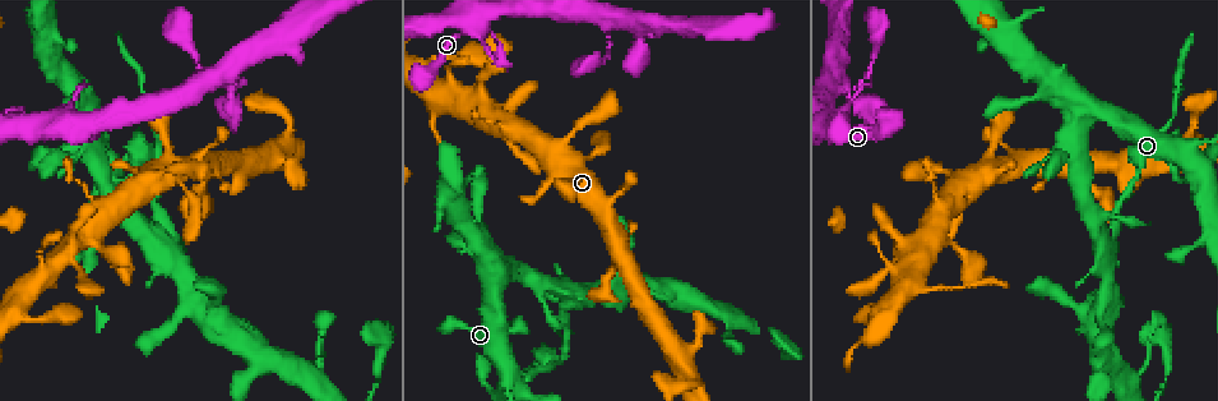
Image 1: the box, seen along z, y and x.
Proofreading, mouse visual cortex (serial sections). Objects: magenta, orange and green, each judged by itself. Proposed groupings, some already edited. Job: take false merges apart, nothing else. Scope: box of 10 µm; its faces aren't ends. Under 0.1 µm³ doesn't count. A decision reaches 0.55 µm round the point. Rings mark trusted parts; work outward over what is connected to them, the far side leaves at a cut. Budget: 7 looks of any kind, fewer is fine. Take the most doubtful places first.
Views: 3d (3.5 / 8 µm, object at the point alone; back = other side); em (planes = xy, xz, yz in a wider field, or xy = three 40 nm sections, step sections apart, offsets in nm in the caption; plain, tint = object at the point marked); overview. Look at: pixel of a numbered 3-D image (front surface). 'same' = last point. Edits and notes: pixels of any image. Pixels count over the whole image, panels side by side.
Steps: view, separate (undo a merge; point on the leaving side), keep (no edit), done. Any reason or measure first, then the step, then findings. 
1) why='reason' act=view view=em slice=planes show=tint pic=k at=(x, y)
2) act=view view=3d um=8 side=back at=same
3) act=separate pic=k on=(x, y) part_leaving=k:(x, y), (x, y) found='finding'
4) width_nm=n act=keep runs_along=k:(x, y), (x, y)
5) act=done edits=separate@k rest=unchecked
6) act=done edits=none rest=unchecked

why='sharp bend' act=view view=3d um=3.5 pic=1 at=(834, 87)

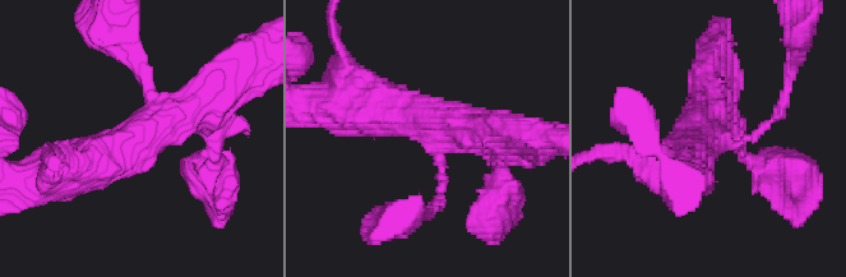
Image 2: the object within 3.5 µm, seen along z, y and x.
arms=3 arm_widths_nm=150,500,600 act=view view=em slice=xy step=5 show=tint pic=2 at=(151, 141)

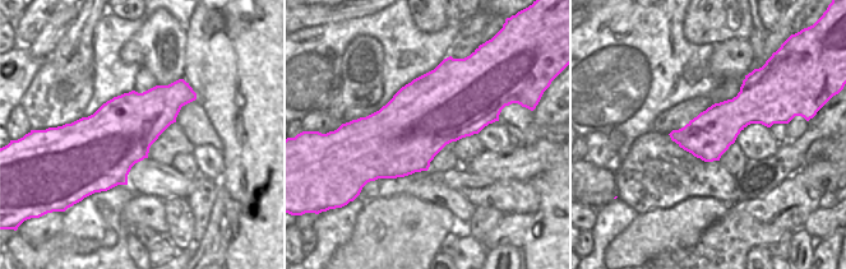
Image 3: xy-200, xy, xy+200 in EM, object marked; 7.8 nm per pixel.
act=keep runs_along=2:(69, 171), (120, 152), (213, 97) found='all the same cell'

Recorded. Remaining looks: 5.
why='sharp bend' act=view view=3d um=8 side=back pic=1 at=(1188, 182)

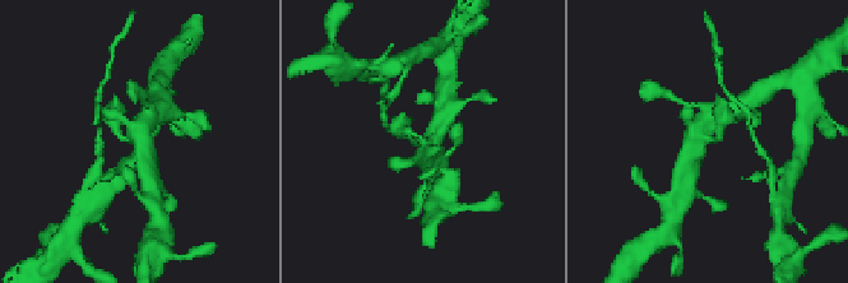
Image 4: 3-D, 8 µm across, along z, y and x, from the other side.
arms=4 arm_widths_nm=200,250,450,450 act=view view=em slice=xy step=1 show=tint at=same

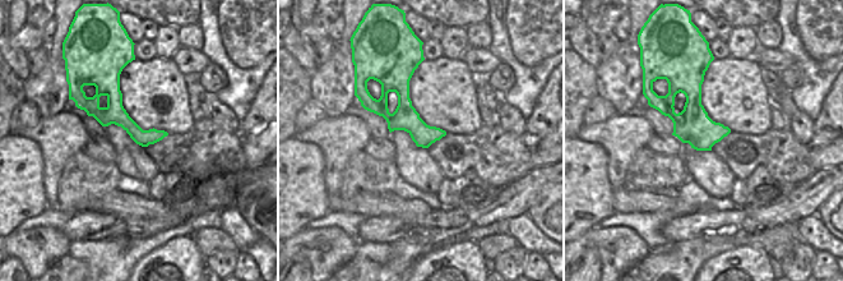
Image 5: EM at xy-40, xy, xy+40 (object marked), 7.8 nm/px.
act=keep runs_along=5:(406, 75), (404, 116), (425, 144) found='continuous, no second cell'

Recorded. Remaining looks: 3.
why='thin neck' act=view view=3d um=3.5 pic=1 at=(691, 371)

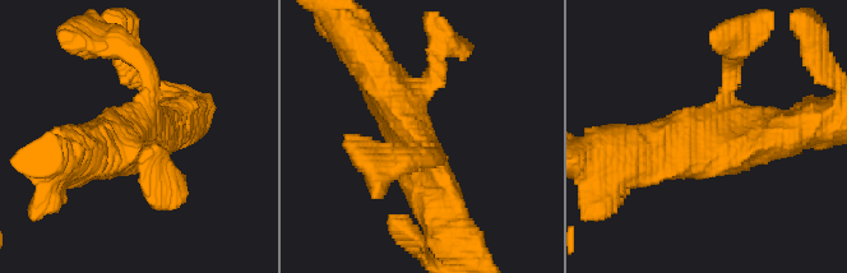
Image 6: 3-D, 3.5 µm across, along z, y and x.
arms=4 arm_widths_nm=200,200,500,600 act=view view=em slice=xy step=1 show=tint pic=6 at=(712, 131)

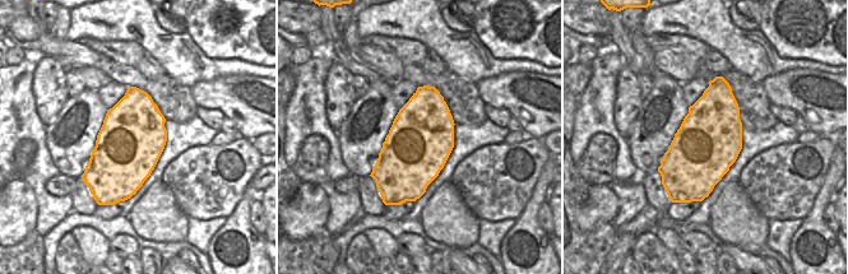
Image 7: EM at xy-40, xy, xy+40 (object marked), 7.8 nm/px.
why='another direction' act=view view=em slice=xy step=2 show=tint at=same

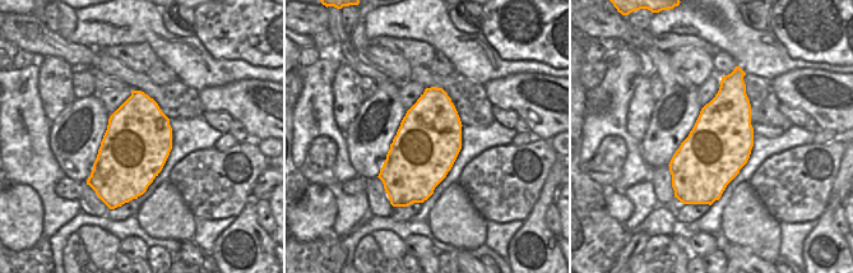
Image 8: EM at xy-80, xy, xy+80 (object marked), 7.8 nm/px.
act=keep runs_along=6:(648, 151), (707, 139), (732, 58) found='one cell here'

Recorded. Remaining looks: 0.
act=done edits=none rest=unchecked

